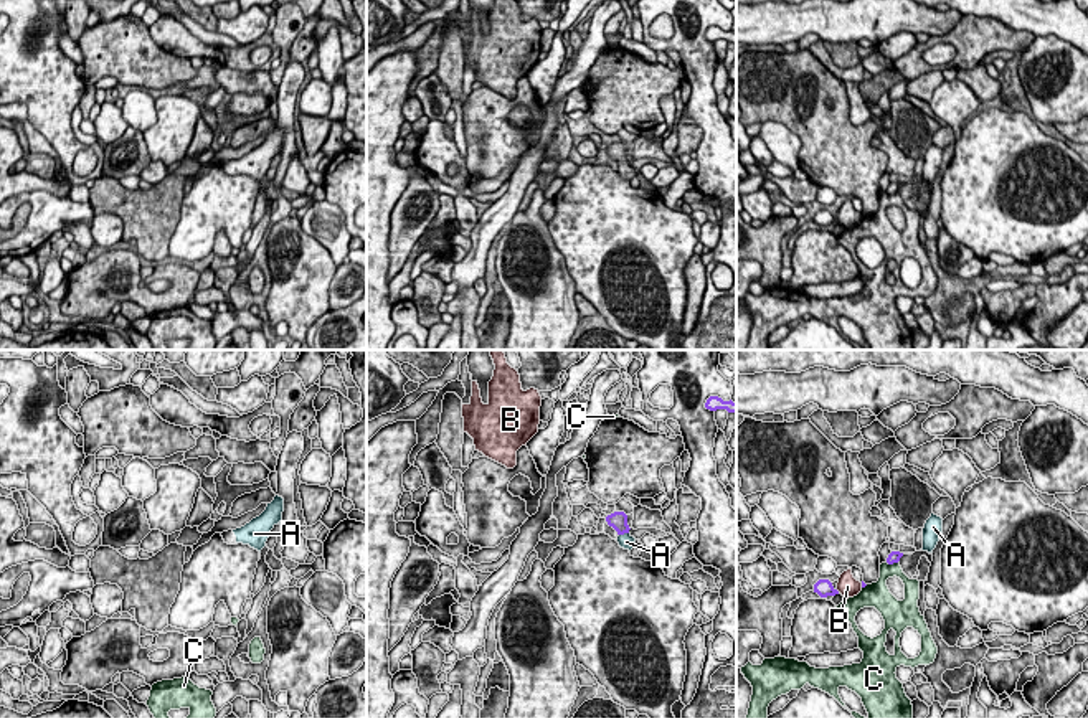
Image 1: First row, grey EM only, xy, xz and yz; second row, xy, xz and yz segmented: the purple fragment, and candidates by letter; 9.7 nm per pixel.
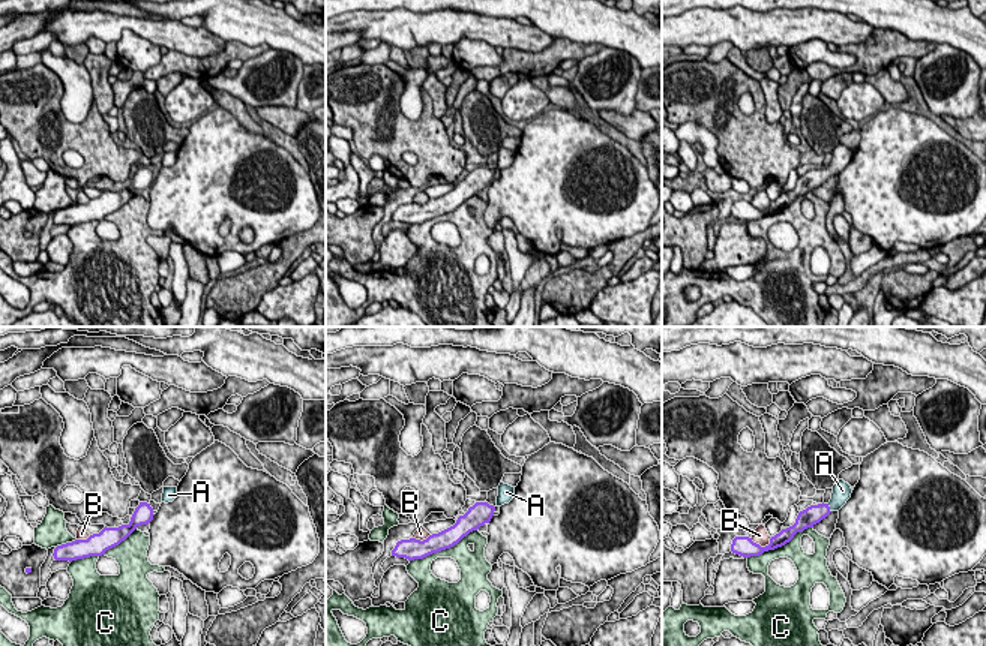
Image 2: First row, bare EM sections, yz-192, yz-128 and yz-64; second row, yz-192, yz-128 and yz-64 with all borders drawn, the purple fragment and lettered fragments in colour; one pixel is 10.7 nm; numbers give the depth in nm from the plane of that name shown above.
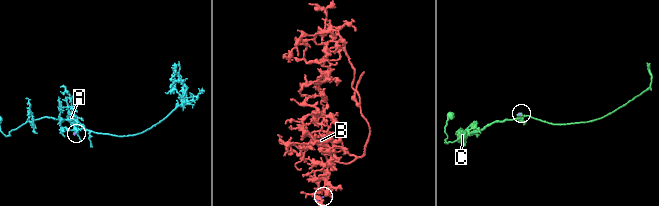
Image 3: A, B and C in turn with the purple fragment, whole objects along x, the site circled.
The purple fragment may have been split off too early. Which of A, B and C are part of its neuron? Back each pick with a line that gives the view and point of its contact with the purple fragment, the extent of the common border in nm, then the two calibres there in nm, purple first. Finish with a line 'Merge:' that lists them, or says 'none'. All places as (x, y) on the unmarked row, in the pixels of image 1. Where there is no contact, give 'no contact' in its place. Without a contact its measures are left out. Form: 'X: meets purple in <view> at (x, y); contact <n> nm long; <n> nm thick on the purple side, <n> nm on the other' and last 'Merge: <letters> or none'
A: meets purple in xz at (623, 164); contact 100 nm long; 180 nm thick on the purple side, 140 nm on the other
Merge: A

